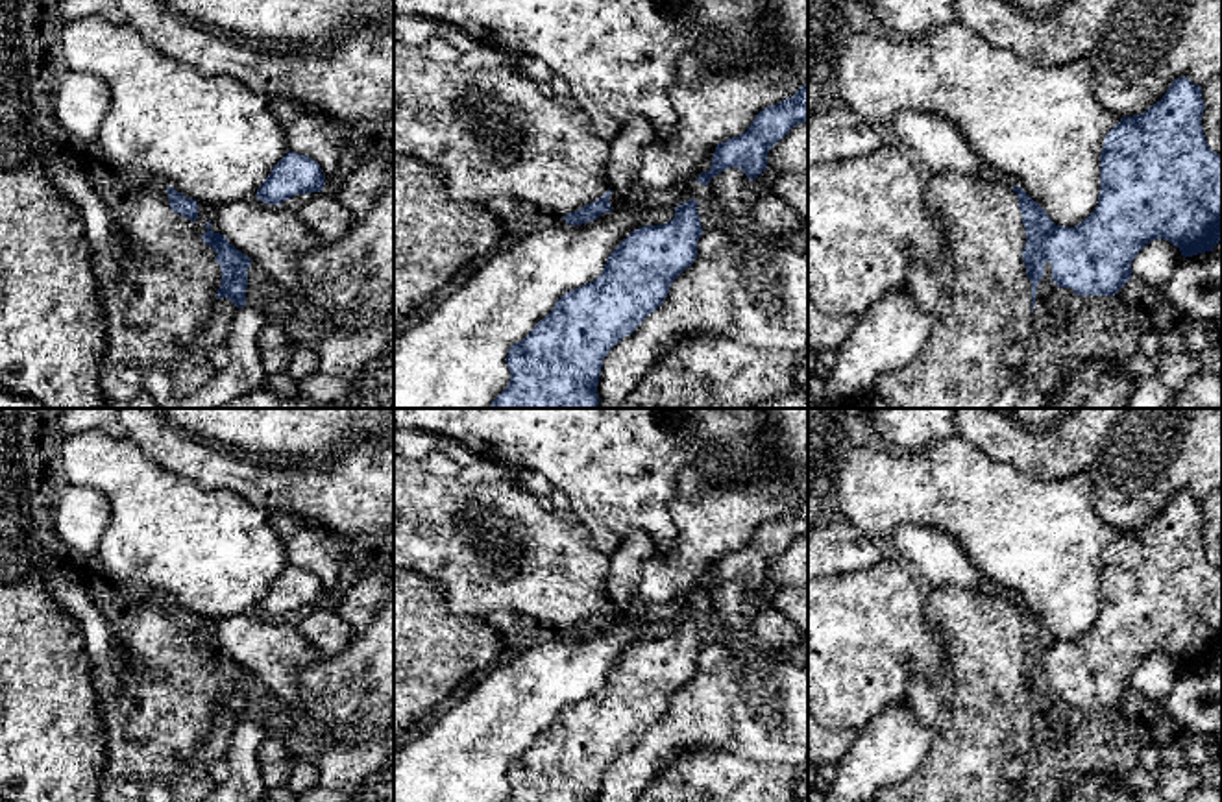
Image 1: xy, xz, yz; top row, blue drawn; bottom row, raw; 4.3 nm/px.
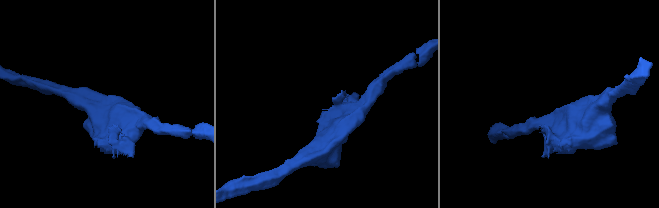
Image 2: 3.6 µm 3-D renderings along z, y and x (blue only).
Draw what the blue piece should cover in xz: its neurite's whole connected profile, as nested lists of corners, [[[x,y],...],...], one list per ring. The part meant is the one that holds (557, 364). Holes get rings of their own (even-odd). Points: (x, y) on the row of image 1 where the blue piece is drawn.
[[[697,200],[675,207],[667,224],[634,229],[595,281],[566,292],[521,342],[512,344],[510,383],[490,408],[599,408],[603,358],[664,303],[673,281],[693,264],[701,235]]]

